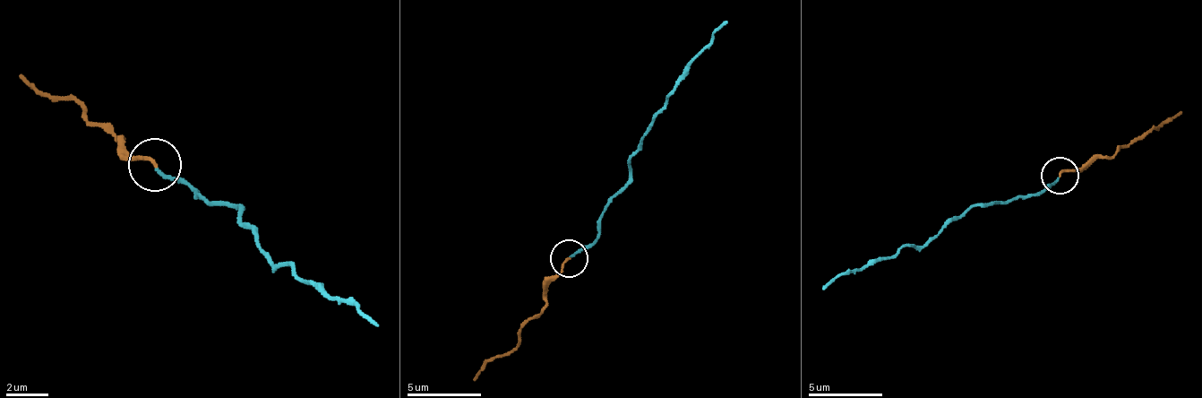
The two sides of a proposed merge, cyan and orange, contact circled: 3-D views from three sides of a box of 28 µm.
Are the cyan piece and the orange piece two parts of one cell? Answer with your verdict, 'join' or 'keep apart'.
join

